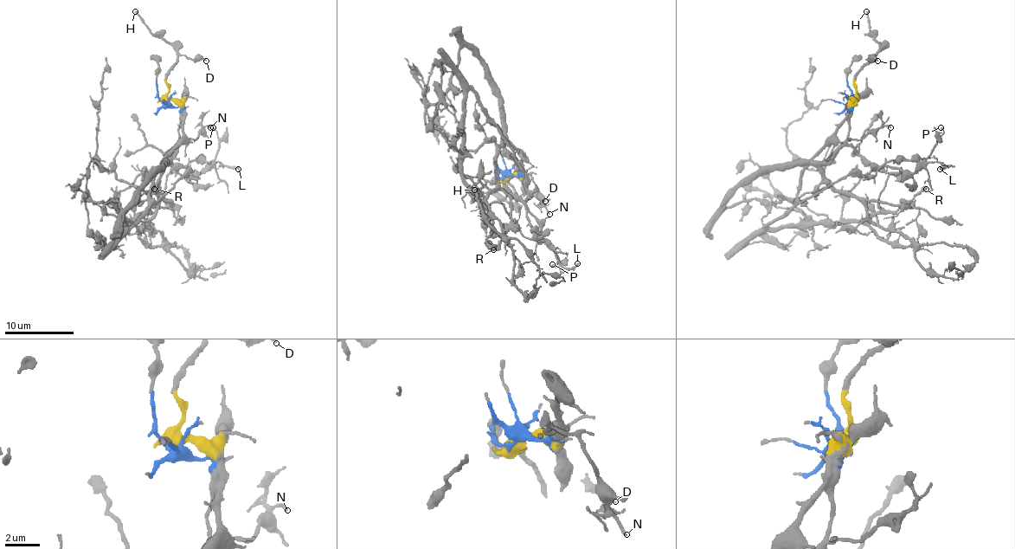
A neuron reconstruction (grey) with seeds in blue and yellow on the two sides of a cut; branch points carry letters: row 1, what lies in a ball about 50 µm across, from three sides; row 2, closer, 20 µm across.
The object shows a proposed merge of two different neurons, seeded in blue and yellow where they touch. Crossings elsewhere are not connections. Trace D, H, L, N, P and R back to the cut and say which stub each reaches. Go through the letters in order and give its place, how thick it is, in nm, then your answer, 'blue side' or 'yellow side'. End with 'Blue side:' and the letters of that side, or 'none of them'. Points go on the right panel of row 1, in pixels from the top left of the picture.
D: at (877, 61); 200 nm thick; yellow side
H: at (866, 11); 190 nm thick; yellow side
L: at (940, 169); 220 nm thick; blue side
N: at (890, 127); 150 nm thick; blue side
P: at (941, 127); 140 nm thick; blue side
R: at (926, 189); 460 nm thick; blue side
Blue side: L, N, P, R

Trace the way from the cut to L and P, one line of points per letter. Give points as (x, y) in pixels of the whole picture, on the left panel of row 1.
L: (162, 101), (179, 110), (177, 141), (165, 153), (174, 164), (196, 172), (202, 172), (214, 162), (238, 169)
P: (162, 101), (179, 110), (177, 141), (165, 153), (174, 164), (200, 172), (217, 151), (219, 139), (212, 127)

